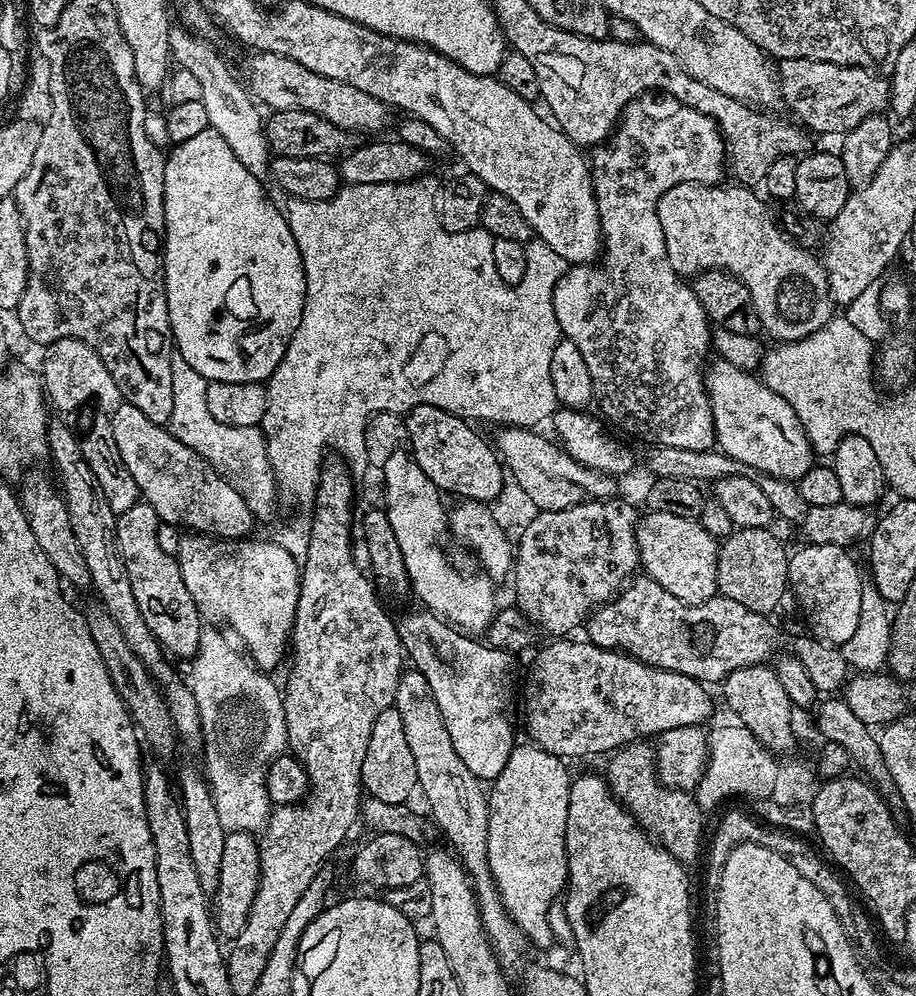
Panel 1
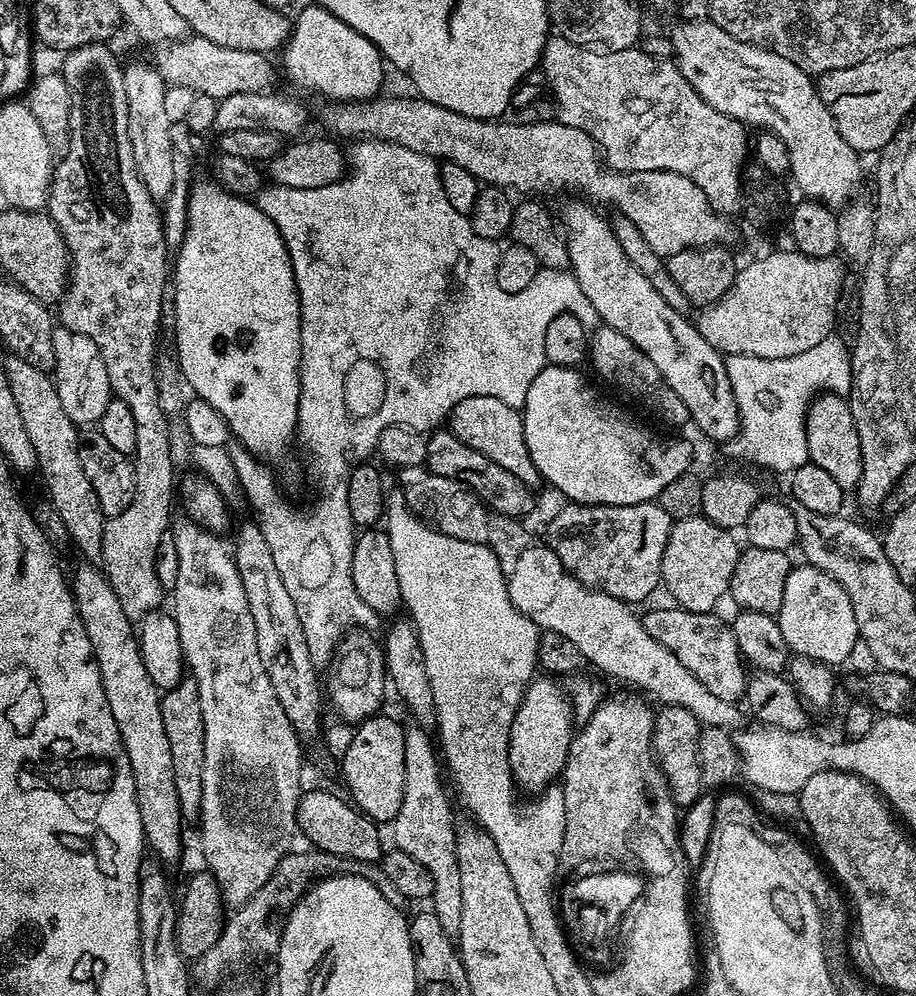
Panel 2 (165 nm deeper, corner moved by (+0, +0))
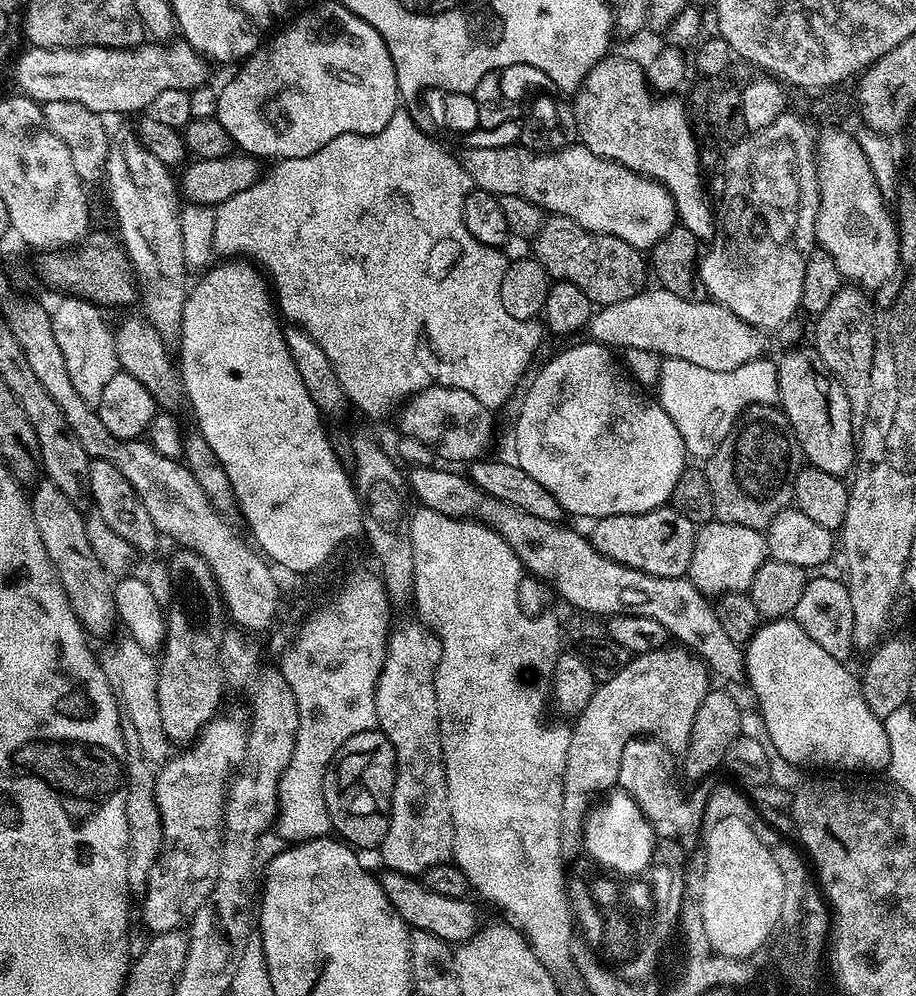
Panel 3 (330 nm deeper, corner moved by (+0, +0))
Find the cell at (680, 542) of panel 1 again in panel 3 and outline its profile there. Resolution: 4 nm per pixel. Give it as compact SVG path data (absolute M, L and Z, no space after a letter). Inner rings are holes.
M713 519L696 529L694 554L690 554L687 579L709 598L724 592L748 592L754 582L754 574L769 559L768 542L759 528L727 524Z

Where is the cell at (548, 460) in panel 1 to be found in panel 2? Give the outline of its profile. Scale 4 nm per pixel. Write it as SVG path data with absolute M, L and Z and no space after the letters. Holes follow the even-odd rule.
M489 396L462 398L462 402L458 402L458 406L454 406L454 410L449 414L446 428L447 431L454 434L454 438L458 438L458 442L464 442L466 446L478 450L478 454L486 454L486 458L490 458L490 462L498 462L498 466L502 466L502 470L510 470L510 474L514 474L514 478L521 480L527 488L535 489L541 483L540 471L534 466L524 445L523 415L517 409L506 406L506 402Z

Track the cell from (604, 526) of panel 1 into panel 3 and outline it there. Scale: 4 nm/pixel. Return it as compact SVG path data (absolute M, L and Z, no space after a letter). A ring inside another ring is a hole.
M671 506L655 508L642 514L618 514L617 516L601 516L590 531L590 539L594 547L606 558L614 558L614 562L622 562L634 570L642 570L646 574L654 574L662 578L687 577L690 566L690 554L694 554L697 525L683 517Z

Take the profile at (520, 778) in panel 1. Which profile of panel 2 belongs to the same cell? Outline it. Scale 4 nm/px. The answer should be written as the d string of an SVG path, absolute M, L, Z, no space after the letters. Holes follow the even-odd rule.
M537 675L524 690L524 697L512 719L508 735L508 761L517 789L540 794L564 771L574 735L572 703L559 679Z

